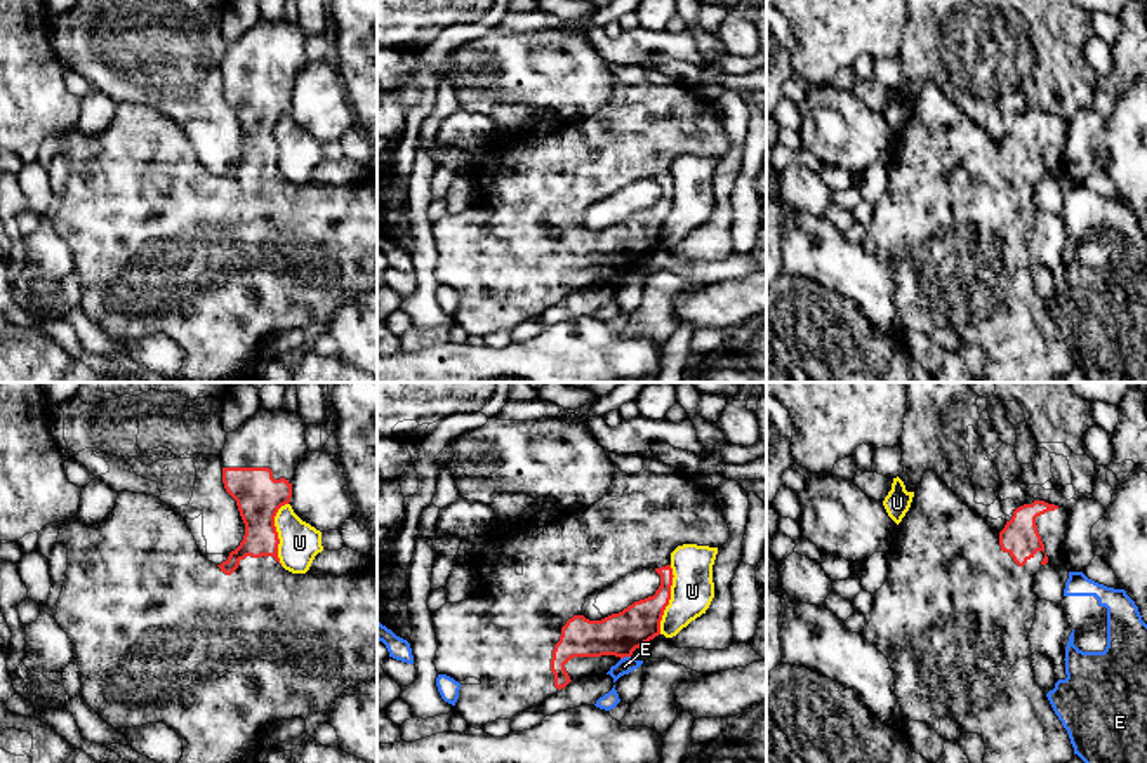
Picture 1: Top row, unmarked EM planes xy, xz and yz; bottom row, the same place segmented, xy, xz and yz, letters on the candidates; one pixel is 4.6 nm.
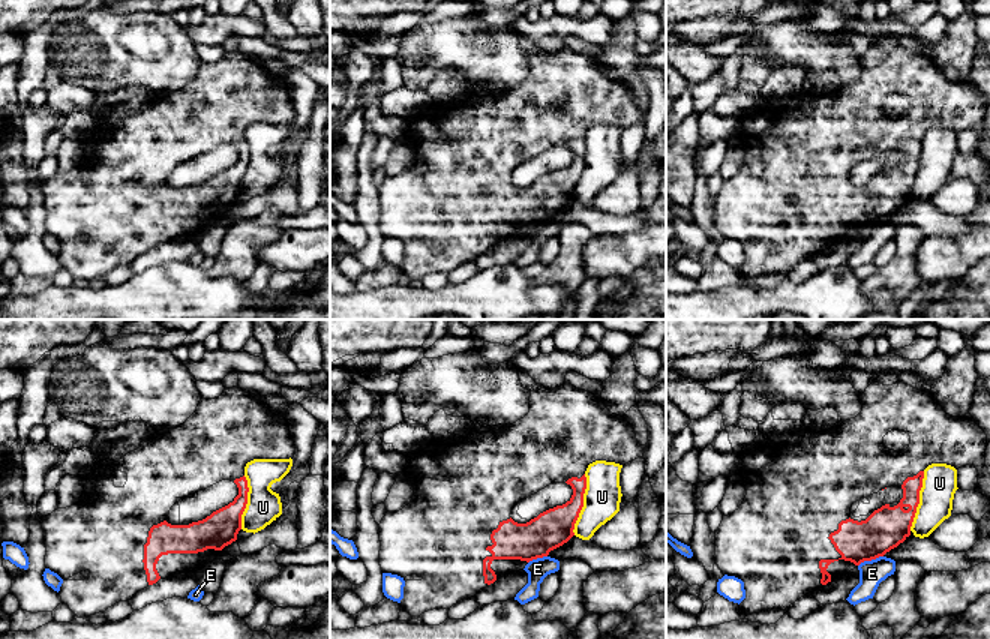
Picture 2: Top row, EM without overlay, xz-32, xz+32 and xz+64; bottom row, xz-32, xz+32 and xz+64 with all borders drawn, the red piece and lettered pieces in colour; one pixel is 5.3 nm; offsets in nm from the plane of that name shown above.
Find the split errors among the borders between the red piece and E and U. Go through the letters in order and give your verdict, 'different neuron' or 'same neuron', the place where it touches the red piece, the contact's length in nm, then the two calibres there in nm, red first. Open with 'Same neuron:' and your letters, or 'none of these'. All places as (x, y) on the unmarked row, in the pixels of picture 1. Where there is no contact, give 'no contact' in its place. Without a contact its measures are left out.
Same neuron: none of these
E: different neuron; meets red in xz at (624, 266); contact 50 nm long; 200 nm thick on the red side, 80 nm on the other
U: different neuron; meets red in xz at (669, 209); contact 320 nm long; 190 nm thick on the red side, 200 nm on the other

